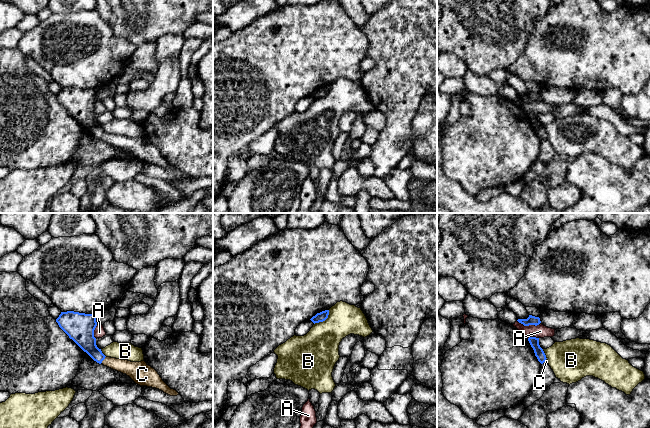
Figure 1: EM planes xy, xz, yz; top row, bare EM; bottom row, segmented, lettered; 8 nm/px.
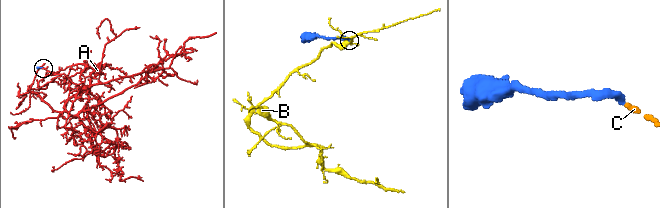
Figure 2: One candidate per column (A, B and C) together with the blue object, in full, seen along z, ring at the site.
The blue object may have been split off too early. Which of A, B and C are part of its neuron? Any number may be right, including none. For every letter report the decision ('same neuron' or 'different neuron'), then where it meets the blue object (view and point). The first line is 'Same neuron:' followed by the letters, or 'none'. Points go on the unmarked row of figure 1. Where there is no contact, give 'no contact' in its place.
Same neuron: C
A: different neuron; contact yz (528, 101)
B: different neuron; contact xz (324, 96)
C: same neuron; contact xy (103, 135)

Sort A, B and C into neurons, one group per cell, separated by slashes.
A / B / C

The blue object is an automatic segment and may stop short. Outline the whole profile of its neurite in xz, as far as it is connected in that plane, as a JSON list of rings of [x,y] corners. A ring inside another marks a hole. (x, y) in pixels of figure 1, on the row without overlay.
[[[329,86],[322,87],[313,92],[310,96],[315,100],[319,98],[323,98],[328,94]]]

